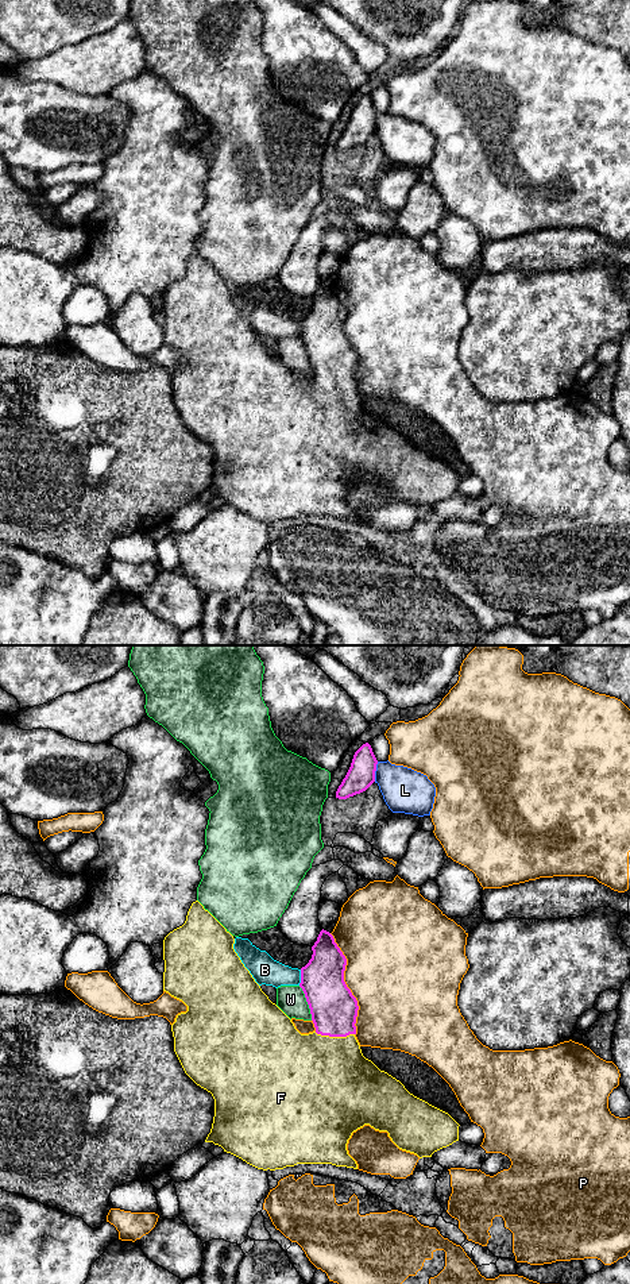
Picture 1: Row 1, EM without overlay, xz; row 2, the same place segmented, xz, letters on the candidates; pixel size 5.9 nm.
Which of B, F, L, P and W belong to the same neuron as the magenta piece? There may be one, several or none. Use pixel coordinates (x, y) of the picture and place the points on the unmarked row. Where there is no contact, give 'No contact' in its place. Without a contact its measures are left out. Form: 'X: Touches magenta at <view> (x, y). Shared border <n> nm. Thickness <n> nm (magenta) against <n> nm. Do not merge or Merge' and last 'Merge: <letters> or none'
B: Touches magenta at xz (301, 330). Shared border 100 nm. Thickness 280 nm (magenta) against 170 nm. Do not merge
F: Touches magenta at xz (335, 388). Shared border 240 nm. Thickness 280 nm (magenta) against 480 nm. Merge
L: Touches magenta at xz (375, 122). Shared border 120 nm. Thickness 160 nm (magenta) against 260 nm. Do not merge
P: Touches magenta at xz (346, 336). Shared border 650 nm. Thickness 280 nm (magenta) against 480 nm. Do not merge
W: Touches magenta at xz (308, 355). Shared border 220 nm. Thickness 280 nm (magenta) against 170 nm. Do not merge
Merge: F

